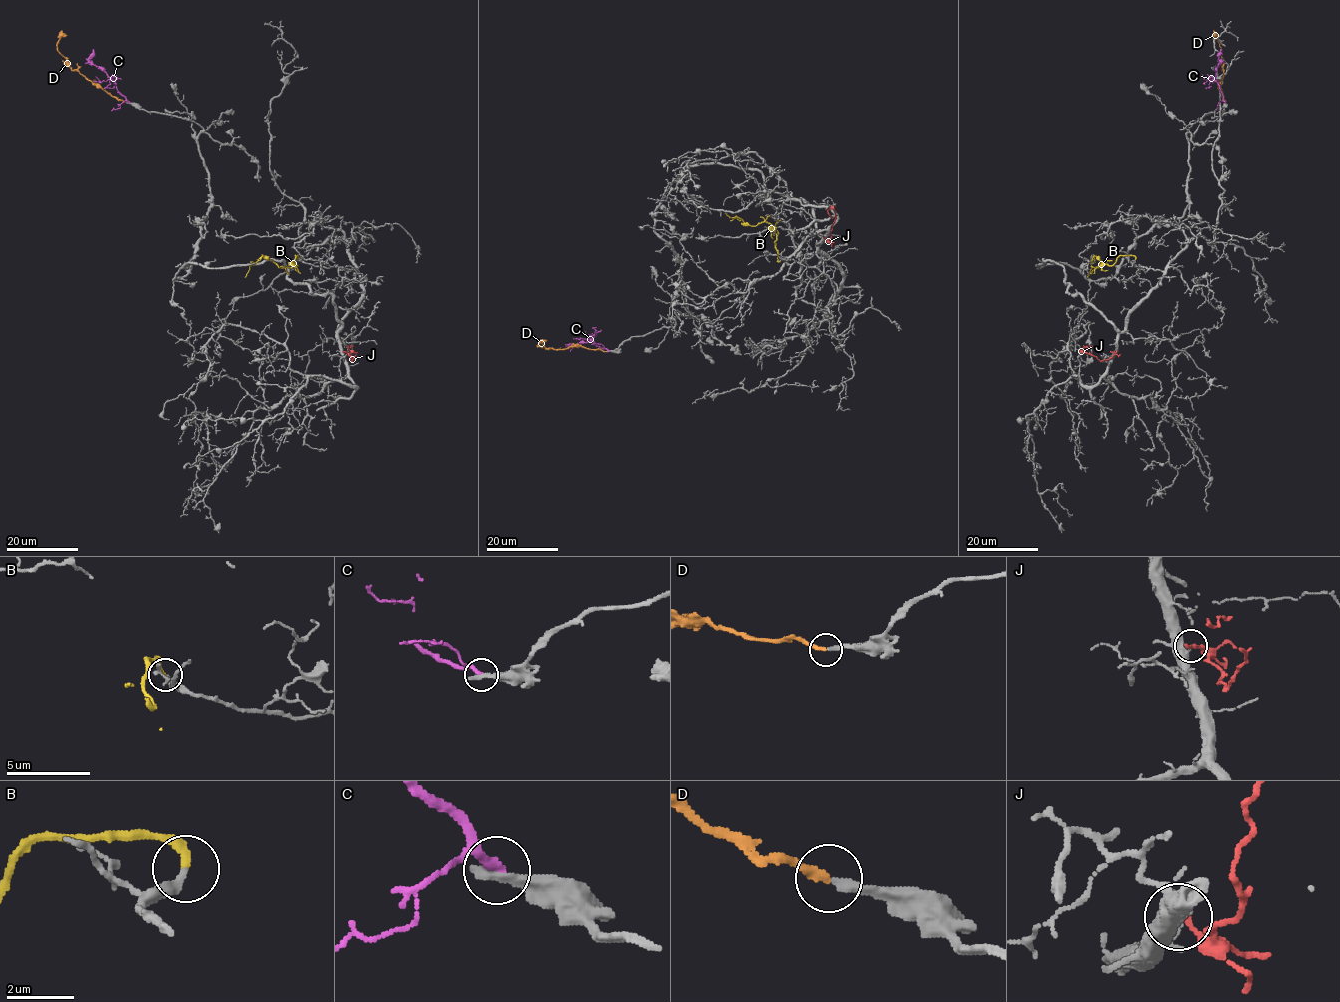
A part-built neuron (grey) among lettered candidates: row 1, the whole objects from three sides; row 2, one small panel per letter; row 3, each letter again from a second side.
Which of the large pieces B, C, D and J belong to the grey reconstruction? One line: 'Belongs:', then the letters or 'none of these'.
Belongs: B, D

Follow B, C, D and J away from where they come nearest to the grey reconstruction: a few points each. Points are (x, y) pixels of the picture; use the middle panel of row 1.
B: (779, 262), (774, 229), (769, 223), (761, 221), (753, 226), (736, 216), (730, 218), (725, 213)
C: (609, 351), (592, 341), (569, 345), (572, 347)
D: (605, 352), (579, 346), (557, 349), (537, 346), (542, 339)
J: (824, 238), (827, 241), (831, 238), (835, 221), (836, 214), (830, 208), (828, 213), (833, 218)

